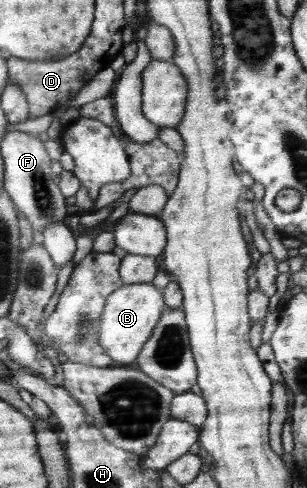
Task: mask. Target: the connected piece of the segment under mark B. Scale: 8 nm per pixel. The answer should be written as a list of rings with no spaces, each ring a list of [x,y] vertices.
[[[137,283],[125,285],[117,290],[108,299],[107,308],[104,309],[103,328],[100,329],[100,342],[104,350],[111,356],[114,362],[120,364],[134,364],[136,356],[148,341],[158,319],[165,312],[166,302],[162,290],[151,283]]]

